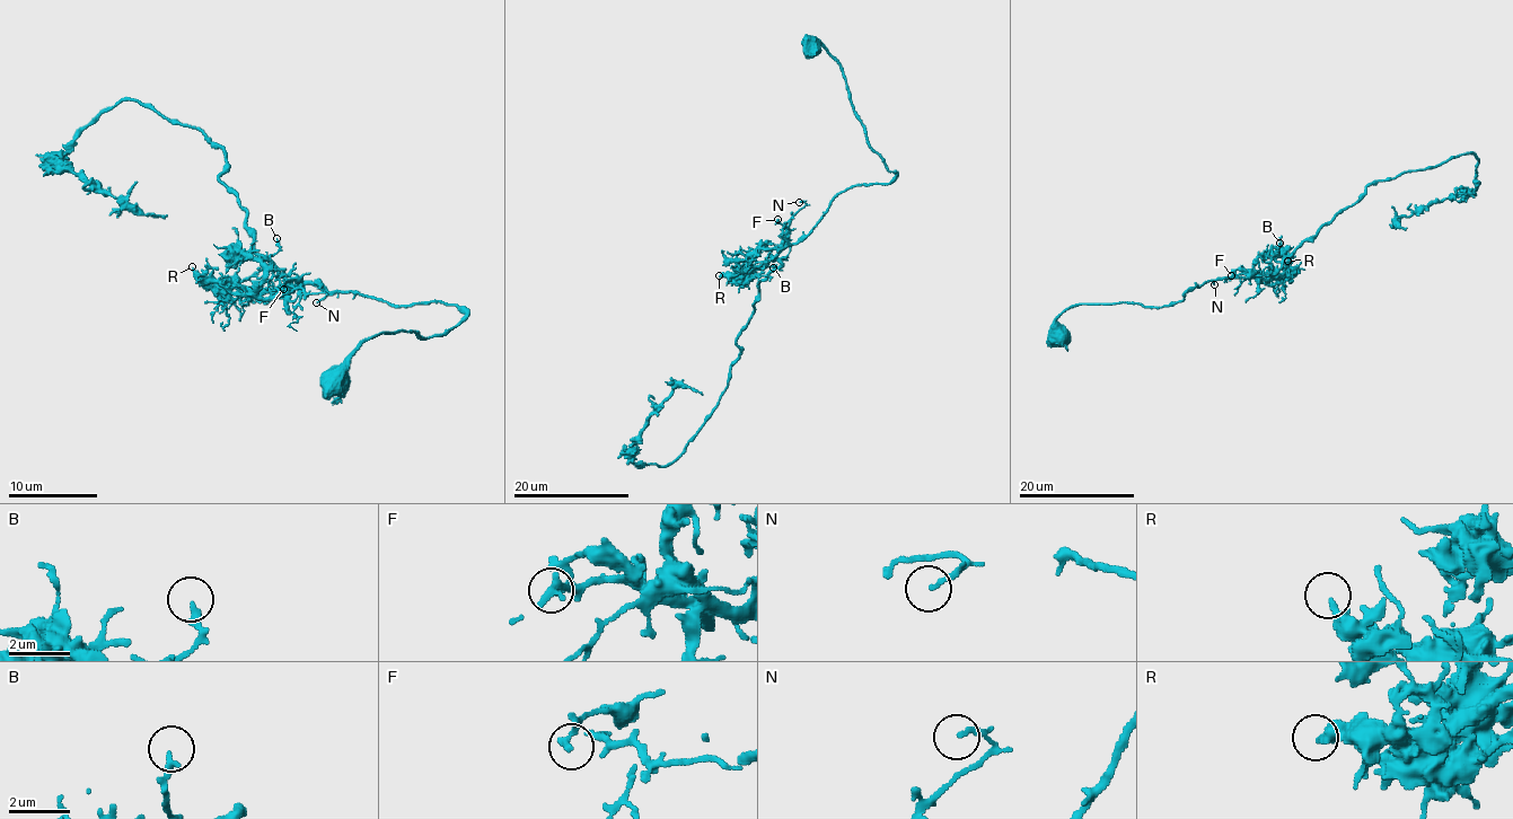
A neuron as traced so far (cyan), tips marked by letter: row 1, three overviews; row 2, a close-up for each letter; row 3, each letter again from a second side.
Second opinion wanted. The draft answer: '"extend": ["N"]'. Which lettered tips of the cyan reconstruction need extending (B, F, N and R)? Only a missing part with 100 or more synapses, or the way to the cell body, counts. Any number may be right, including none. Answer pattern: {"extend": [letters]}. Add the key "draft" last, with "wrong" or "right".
{"extend": [], "draft": "wrong"}

